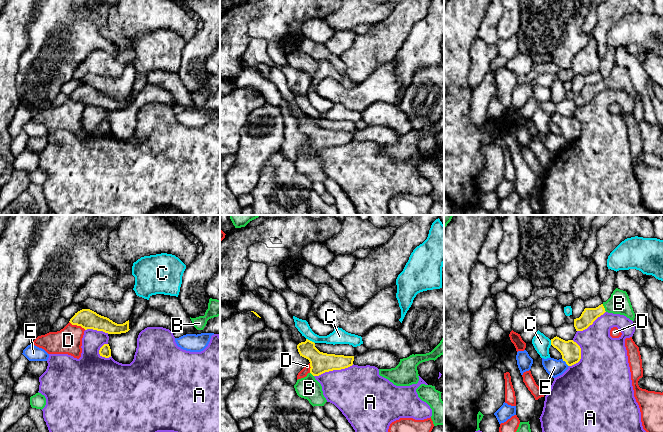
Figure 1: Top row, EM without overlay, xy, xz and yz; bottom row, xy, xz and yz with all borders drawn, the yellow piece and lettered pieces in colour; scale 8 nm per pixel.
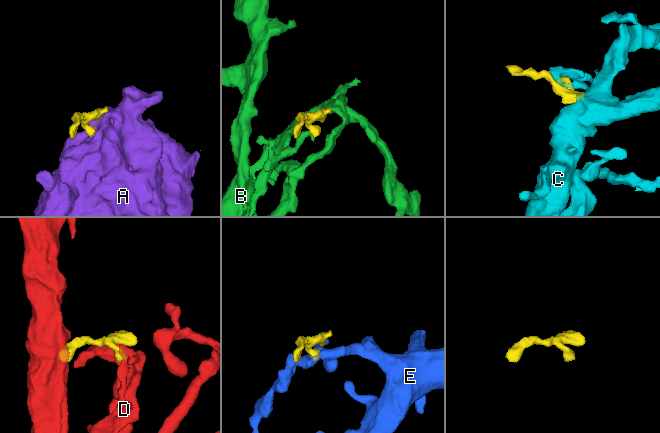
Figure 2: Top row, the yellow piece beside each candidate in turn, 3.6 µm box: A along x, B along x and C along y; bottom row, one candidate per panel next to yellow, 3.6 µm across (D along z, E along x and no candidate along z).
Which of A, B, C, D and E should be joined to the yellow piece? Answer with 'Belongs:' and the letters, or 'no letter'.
Belongs: B

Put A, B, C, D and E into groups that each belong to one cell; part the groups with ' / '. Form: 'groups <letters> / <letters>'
groups A / B / C / D / E

